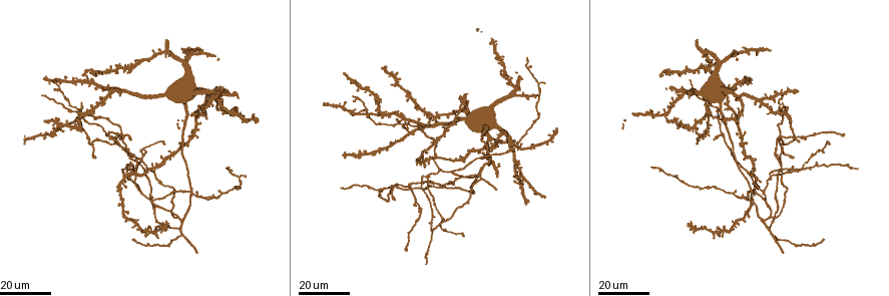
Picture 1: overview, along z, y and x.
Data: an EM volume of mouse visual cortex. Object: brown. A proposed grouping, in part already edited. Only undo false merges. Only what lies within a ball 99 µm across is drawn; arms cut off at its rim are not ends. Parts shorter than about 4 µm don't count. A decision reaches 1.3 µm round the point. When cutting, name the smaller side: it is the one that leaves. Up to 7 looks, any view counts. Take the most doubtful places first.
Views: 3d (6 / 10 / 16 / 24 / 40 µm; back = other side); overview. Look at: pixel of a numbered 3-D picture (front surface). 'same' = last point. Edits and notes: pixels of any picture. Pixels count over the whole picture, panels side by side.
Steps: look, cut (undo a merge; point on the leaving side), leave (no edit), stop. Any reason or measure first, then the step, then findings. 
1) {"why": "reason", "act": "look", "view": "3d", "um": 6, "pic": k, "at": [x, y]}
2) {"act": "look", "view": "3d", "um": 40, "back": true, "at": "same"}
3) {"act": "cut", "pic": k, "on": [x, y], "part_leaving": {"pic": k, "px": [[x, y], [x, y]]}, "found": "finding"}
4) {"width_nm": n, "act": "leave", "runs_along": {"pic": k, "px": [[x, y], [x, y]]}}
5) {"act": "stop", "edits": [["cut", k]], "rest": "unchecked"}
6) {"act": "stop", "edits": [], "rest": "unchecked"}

{"why": "small branch off a trunk", "act": "look", "view": "3d", "um": 16, "pic": 1, "at": [426, 178]}

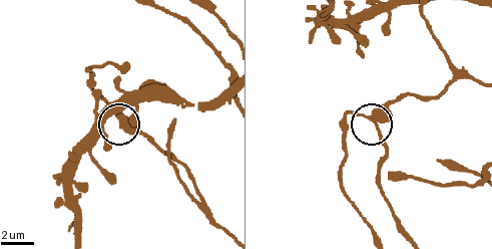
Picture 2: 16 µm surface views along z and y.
{"act": "look", "view": "3d", "um": 10, "pic": 2, "at": [374, 122]}

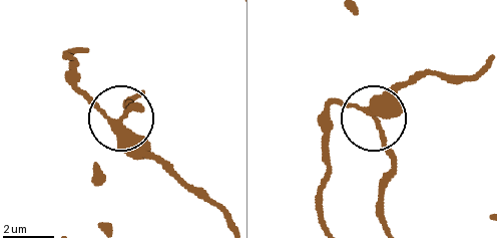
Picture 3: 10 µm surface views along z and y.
{"act": "look", "view": "3d", "um": 10, "back": true, "pic": 3, "at": [370, 116]}

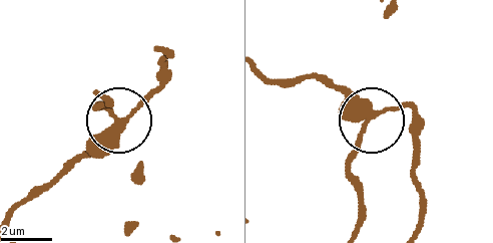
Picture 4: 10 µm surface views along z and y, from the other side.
{"act": "leave", "runs_along": {"pic": 4, "px": [[13, 214], [110, 124], [110, 110], [93, 106]]}, "found": "continuous, no second neuron"}

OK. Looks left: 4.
{"why": "branch point", "act": "look", "view": "3d", "um": 16, "pic": 1, "at": [109, 134]}

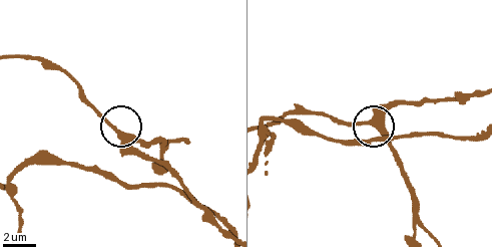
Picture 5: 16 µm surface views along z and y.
{"act": "look", "view": "3d", "um": 6, "pic": 5, "at": [377, 129]}

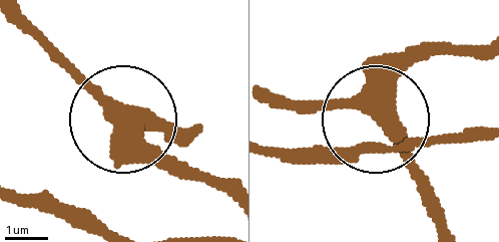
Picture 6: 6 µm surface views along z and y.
{"act": "leave", "found": "all the same neuron"}

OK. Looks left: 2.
{"why": "side arm on a straight run", "act": "look", "view": "3d", "um": 16, "pic": 1, "at": [510, 150]}

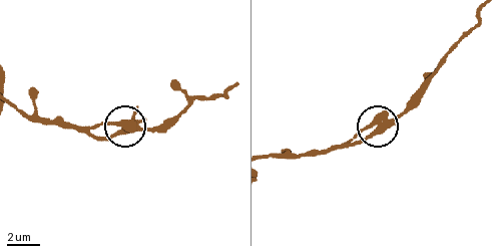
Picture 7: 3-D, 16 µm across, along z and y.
{"act": "look", "view": "3d", "um": 10, "pic": 7, "at": [369, 124]}

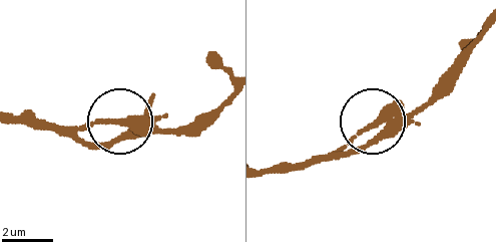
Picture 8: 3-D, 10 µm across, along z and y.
{"arms": 3, "act": "leave", "found": "one neuron here"}

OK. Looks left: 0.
{"act": "stop", "edits": [], "rest": "unchecked"}

